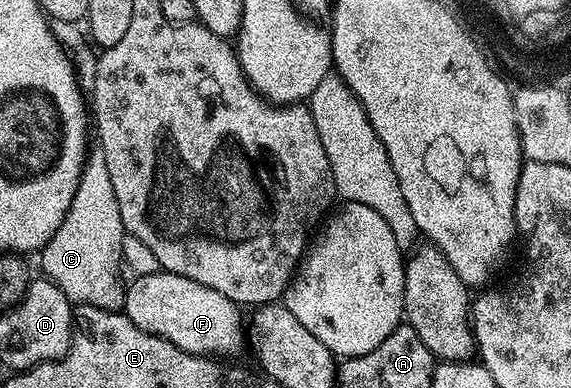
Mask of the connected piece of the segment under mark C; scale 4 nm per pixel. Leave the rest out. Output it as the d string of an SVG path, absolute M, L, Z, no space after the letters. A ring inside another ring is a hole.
M98 148L93 149L58 232L54 232L44 249L39 251L43 277L56 282L74 304L119 311L124 304L120 270L125 235L122 216L118 212L118 196L114 196L114 184L110 184L104 154Z

